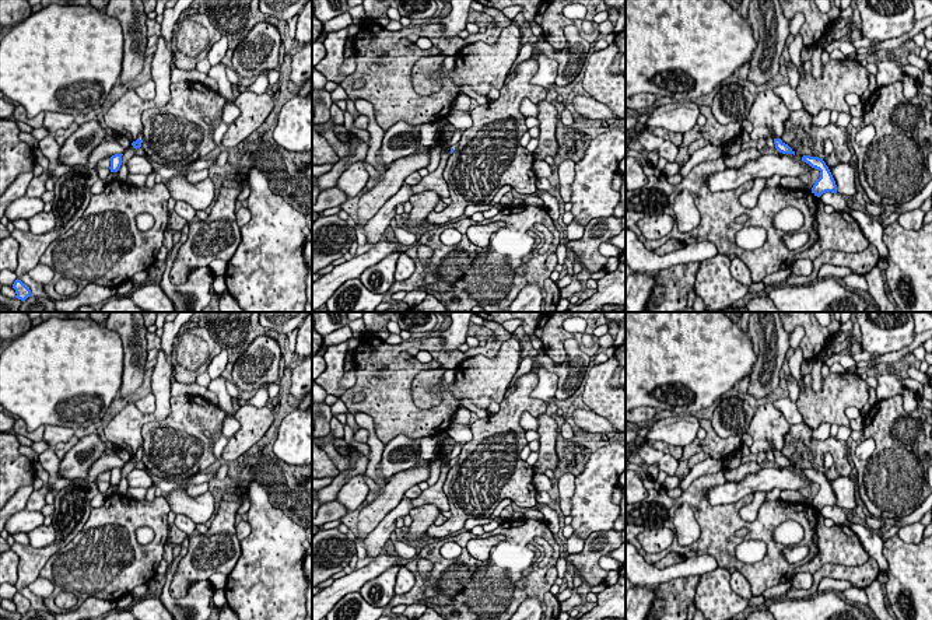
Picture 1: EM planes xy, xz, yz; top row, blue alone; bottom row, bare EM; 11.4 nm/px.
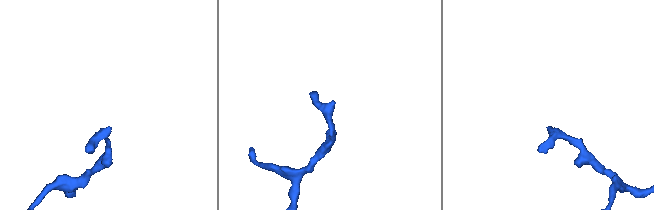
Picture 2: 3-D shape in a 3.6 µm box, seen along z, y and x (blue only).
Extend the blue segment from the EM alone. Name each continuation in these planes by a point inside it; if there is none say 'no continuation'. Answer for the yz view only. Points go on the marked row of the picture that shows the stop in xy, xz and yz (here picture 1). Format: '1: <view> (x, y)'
no continuation

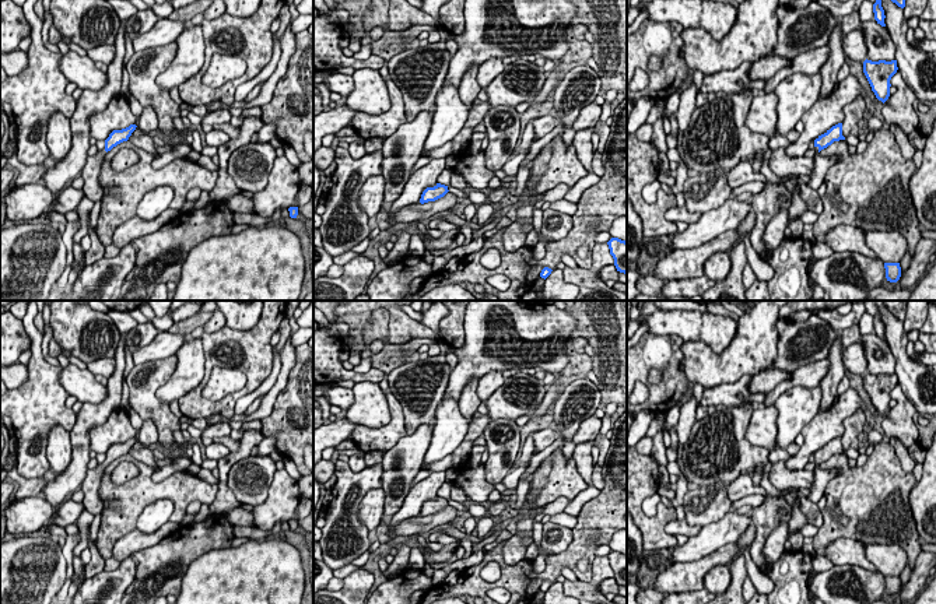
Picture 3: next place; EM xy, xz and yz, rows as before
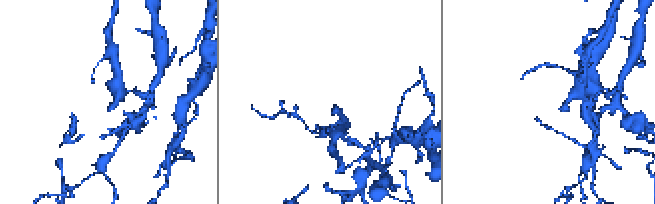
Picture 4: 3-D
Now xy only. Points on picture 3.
1: xy (93, 189)

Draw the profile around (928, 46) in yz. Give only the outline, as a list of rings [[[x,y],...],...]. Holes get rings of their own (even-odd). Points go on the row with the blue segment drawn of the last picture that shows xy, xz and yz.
[[[908,28],[907,31],[907,41],[909,45],[912,46],[919,46],[921,50],[926,55],[932,55],[933,52],[936,52],[936,41],[932,41],[932,39],[923,39],[921,42],[918,42],[914,36],[914,28]]]

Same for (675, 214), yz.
[[[686,206],[683,207],[673,207],[665,213],[665,218],[672,222],[683,221],[686,224],[694,224],[701,218],[700,211],[690,213]]]

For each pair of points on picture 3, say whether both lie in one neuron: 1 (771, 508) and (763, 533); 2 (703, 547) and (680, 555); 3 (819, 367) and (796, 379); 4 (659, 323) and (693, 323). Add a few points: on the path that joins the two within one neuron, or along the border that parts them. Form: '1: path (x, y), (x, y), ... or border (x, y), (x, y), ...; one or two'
1: path (771, 513), (763, 527); one
2: path (697, 547), (686, 552); one
3: path (813, 372), (809, 376), (802, 376); one
4: path (668, 322), (684, 323); one

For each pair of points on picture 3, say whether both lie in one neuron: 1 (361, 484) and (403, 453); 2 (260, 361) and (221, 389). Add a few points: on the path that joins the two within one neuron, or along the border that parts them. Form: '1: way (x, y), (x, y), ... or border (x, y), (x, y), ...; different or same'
1: border (381, 463), (382, 481); different
2: border (244, 372), (245, 385), (221, 399); different

